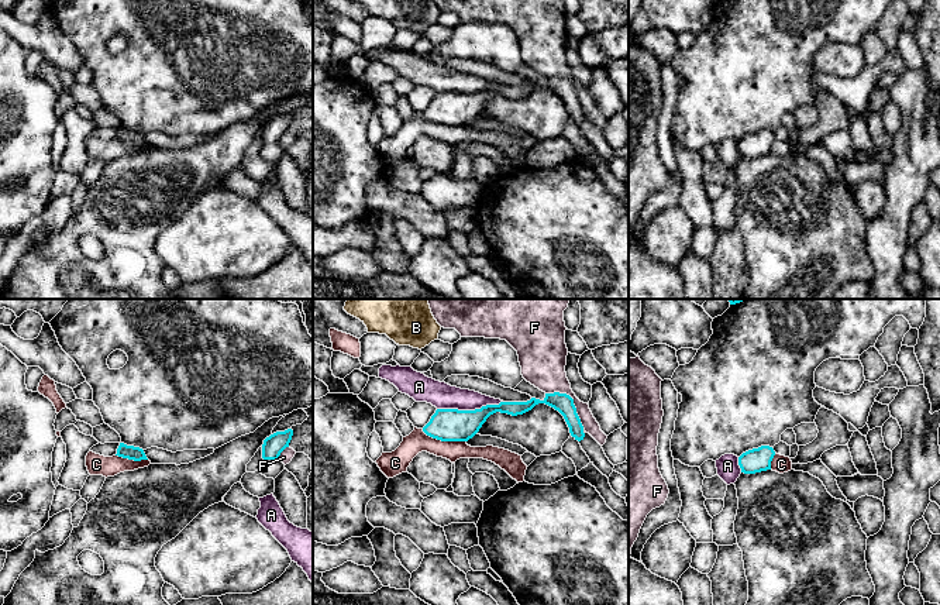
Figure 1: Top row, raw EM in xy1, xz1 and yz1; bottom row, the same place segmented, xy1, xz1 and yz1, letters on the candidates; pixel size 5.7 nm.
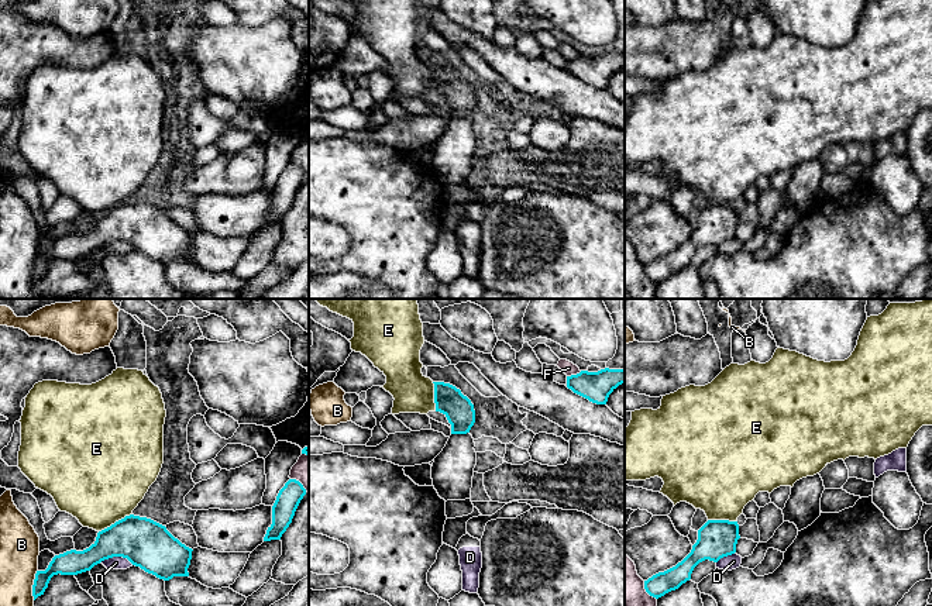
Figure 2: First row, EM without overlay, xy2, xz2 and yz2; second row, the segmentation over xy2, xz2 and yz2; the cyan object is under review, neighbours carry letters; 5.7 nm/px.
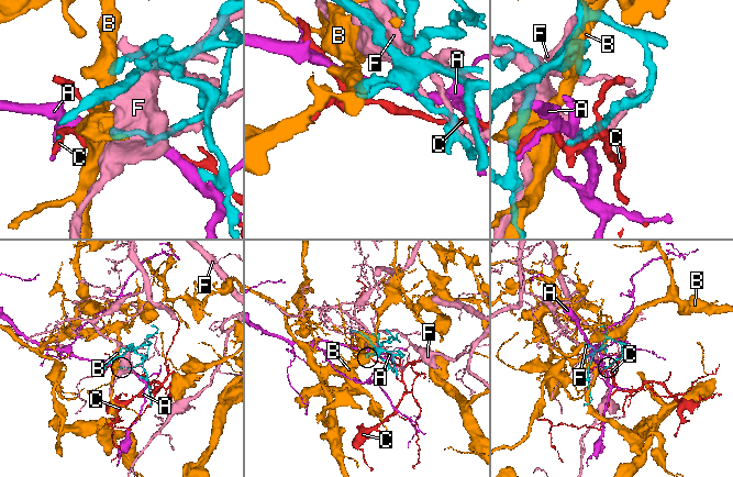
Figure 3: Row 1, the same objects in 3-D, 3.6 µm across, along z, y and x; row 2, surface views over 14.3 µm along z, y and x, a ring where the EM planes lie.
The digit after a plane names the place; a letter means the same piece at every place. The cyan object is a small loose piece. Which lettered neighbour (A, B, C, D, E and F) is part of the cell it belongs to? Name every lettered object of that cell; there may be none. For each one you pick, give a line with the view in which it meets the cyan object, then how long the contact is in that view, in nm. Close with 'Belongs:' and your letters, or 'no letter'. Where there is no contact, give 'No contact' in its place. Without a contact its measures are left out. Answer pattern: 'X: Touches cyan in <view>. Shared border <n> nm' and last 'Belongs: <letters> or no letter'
Belongs: no letter

